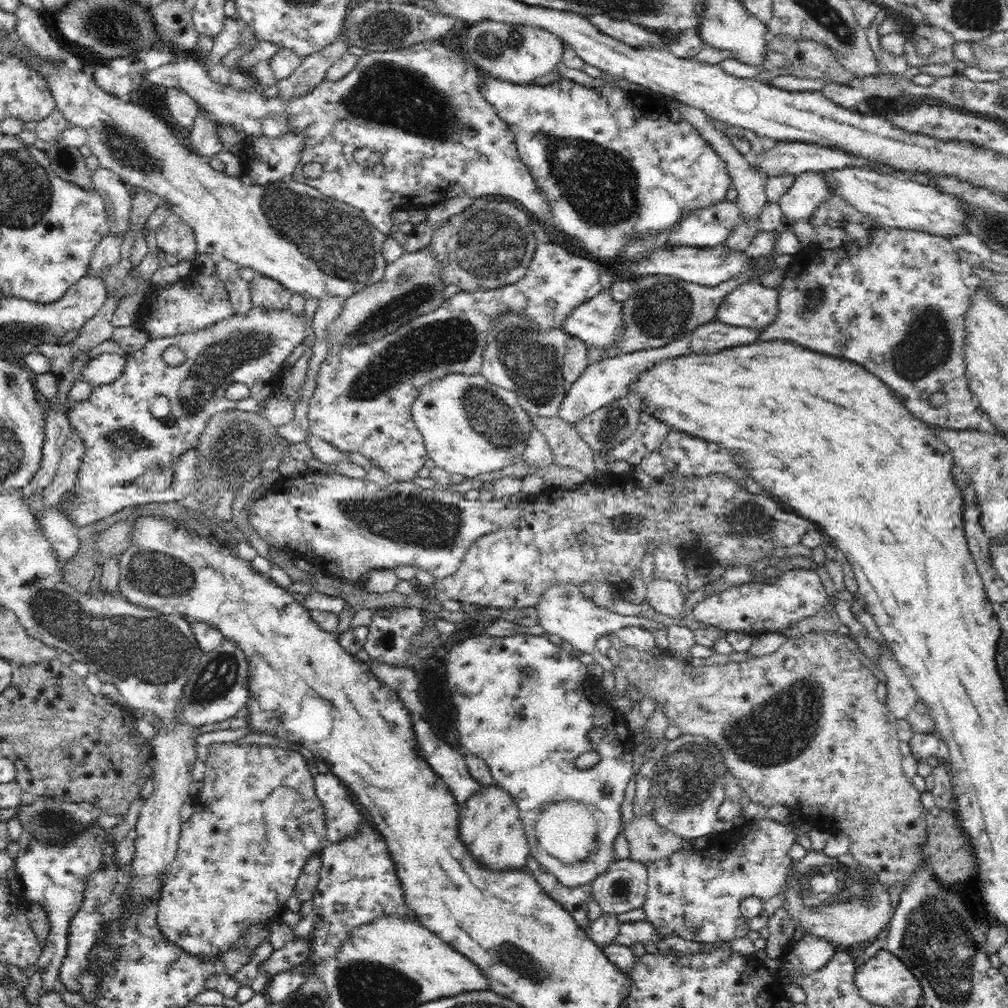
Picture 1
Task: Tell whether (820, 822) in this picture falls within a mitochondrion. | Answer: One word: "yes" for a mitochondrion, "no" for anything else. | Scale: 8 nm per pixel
no

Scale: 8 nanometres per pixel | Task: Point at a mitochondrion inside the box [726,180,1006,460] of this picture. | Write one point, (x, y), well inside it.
(929, 346)

